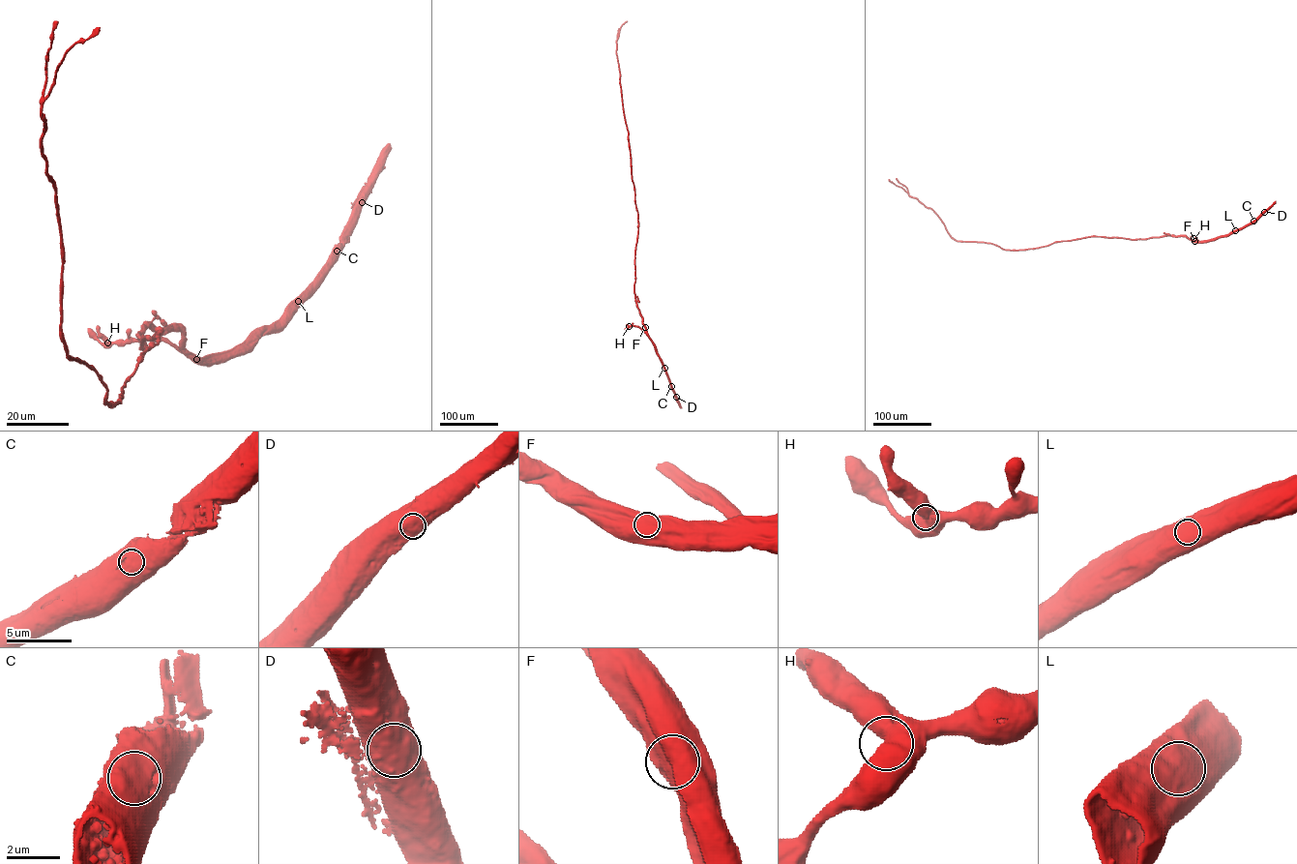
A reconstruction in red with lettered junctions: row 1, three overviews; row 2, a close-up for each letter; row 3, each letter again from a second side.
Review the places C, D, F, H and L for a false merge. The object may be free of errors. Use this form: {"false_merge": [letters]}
{"false_merge": []}

